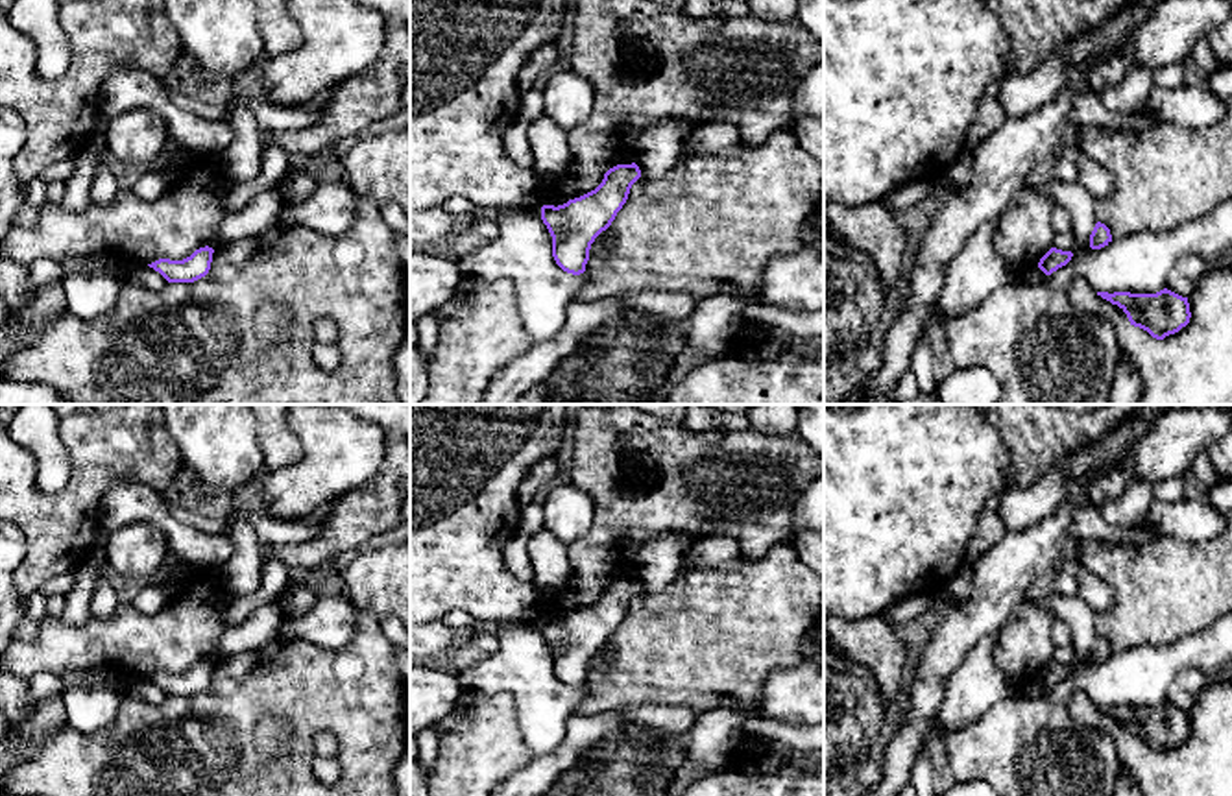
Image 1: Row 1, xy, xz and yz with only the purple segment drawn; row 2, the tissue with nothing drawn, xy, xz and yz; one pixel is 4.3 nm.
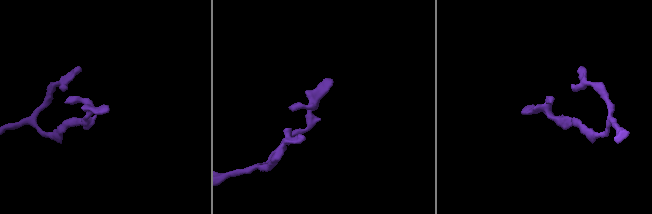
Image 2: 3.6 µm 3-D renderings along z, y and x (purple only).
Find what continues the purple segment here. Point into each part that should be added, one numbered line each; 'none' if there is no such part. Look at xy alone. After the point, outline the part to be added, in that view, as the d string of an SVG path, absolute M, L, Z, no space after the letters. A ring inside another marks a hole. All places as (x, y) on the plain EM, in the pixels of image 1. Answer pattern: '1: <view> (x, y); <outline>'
none

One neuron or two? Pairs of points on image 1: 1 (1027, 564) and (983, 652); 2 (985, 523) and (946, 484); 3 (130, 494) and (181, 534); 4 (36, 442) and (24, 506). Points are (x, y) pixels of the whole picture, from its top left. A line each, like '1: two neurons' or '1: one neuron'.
1: two neurons
2: two neurons
3: one neuron
4: two neurons

